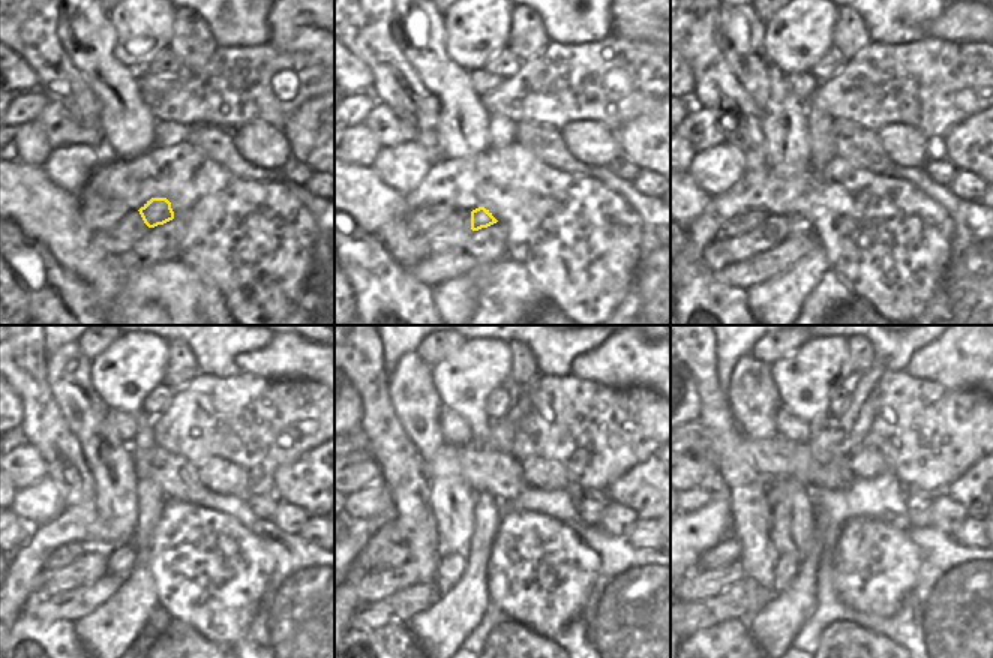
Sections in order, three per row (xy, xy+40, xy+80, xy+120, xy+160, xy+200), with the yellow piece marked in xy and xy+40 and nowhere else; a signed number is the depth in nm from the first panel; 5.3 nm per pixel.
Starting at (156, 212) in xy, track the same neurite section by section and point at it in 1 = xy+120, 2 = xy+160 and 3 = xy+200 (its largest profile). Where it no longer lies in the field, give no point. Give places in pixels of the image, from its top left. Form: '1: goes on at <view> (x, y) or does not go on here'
1: goes on at xy+120 (120, 559)
2: goes on at xy+160 (450, 567)
3: goes on at xy+200 (786, 567)

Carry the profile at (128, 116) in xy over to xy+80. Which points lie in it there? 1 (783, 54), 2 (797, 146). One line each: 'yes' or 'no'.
1: no
2: yes

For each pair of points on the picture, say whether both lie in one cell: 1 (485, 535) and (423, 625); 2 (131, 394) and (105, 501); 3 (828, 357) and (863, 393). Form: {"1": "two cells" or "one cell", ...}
{"1": "one cell", "2": "two cells", "3": "two cells"}

